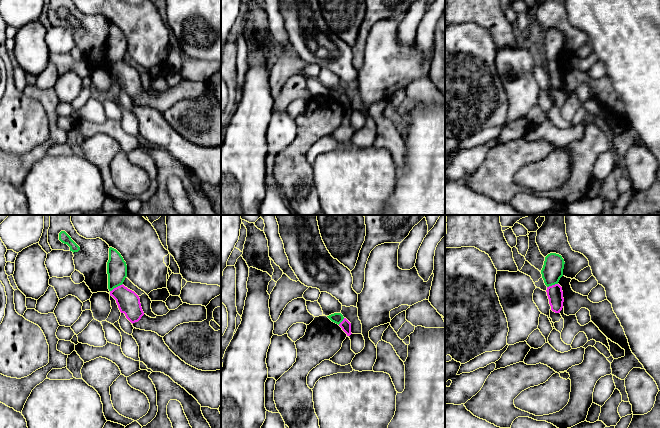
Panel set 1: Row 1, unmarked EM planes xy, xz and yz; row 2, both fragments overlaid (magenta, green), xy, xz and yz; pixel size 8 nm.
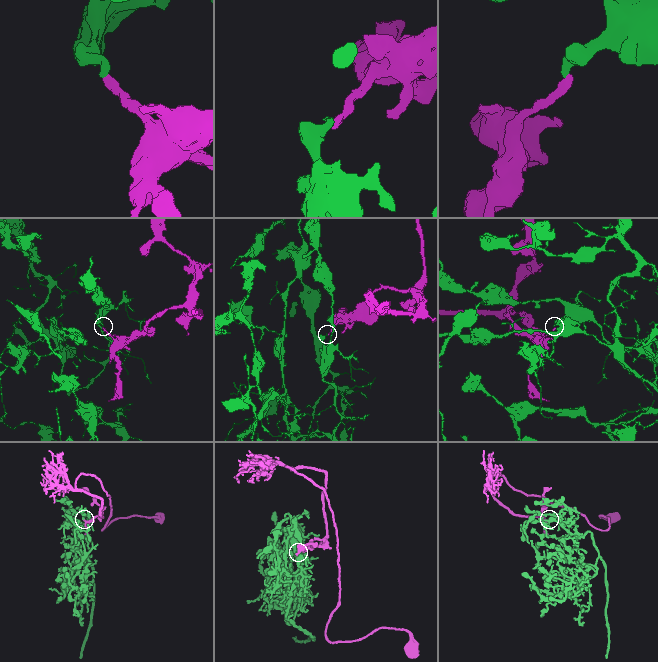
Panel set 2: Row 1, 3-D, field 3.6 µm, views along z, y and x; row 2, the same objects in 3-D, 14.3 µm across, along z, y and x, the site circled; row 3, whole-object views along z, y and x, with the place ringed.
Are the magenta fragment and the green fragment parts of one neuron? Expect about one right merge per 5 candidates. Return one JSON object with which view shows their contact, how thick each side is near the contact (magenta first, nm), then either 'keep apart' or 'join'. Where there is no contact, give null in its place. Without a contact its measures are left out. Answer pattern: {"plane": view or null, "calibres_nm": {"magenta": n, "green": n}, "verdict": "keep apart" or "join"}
{"plane": "xy", "calibres_nm": {"magenta": 180, "green": 160}, "verdict": "keep apart"}

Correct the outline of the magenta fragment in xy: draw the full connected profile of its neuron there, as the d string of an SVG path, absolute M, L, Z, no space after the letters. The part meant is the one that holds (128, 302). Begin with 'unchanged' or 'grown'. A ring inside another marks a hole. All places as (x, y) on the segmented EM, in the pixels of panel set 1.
unchanged | M123 284L110 291L110 296L116 300L120 312L124 313L132 324L144 315L139 296Z

